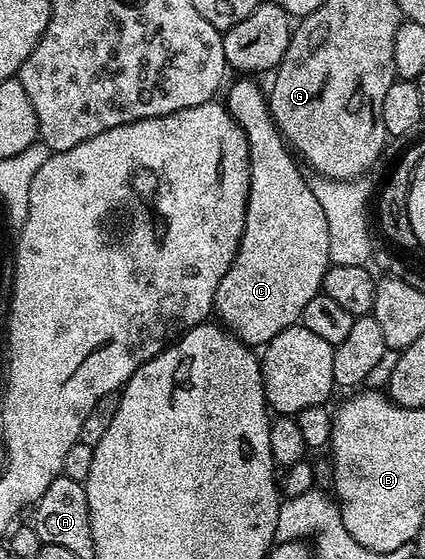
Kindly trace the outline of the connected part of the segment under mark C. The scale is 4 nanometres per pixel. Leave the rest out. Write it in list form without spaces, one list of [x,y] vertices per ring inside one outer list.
[[[236,79],[240,80],[227,85],[226,107],[228,113],[236,119],[236,125],[244,132],[248,143],[248,169],[252,181],[248,187],[246,222],[236,251],[236,261],[230,270],[226,270],[226,278],[218,282],[214,312],[217,317],[220,315],[219,323],[242,343],[263,346],[282,334],[282,330],[297,323],[302,310],[306,310],[306,302],[321,295],[324,276],[330,267],[330,230],[326,226],[326,214],[322,214],[322,205],[318,203],[318,198],[314,198],[314,190],[308,185],[308,176],[300,173],[301,165],[297,157],[290,151],[284,137],[278,134],[272,112],[268,109],[265,89],[260,89],[252,81],[255,79]]]

